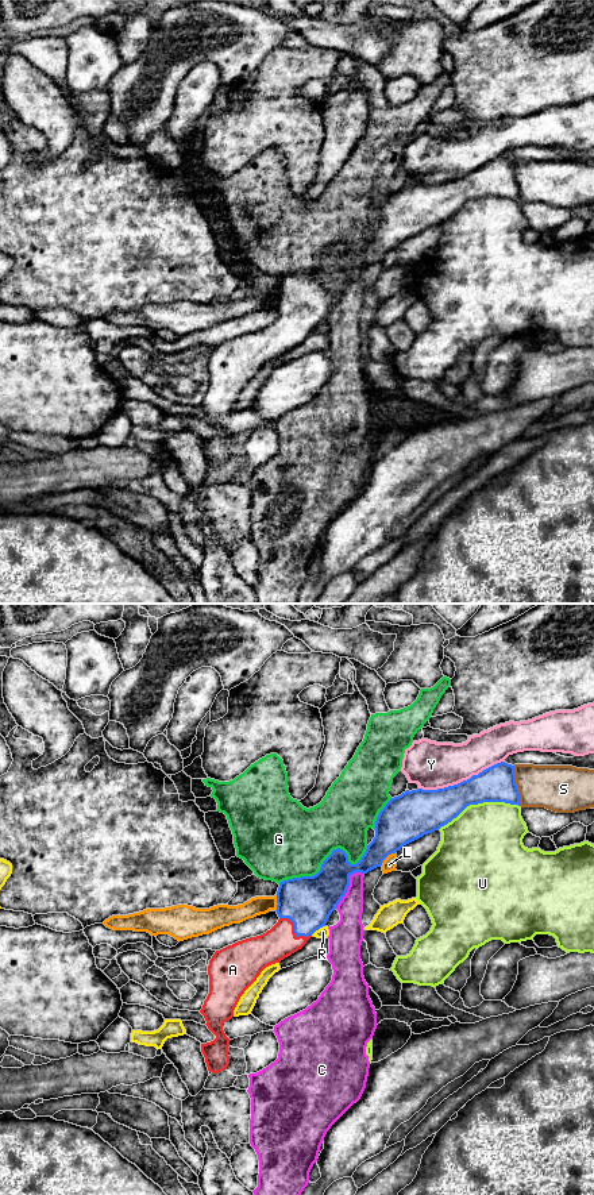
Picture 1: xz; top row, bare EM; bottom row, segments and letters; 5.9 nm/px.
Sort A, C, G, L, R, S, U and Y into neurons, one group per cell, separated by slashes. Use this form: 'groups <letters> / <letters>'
groups A / C G / L / R / S / U / Y

